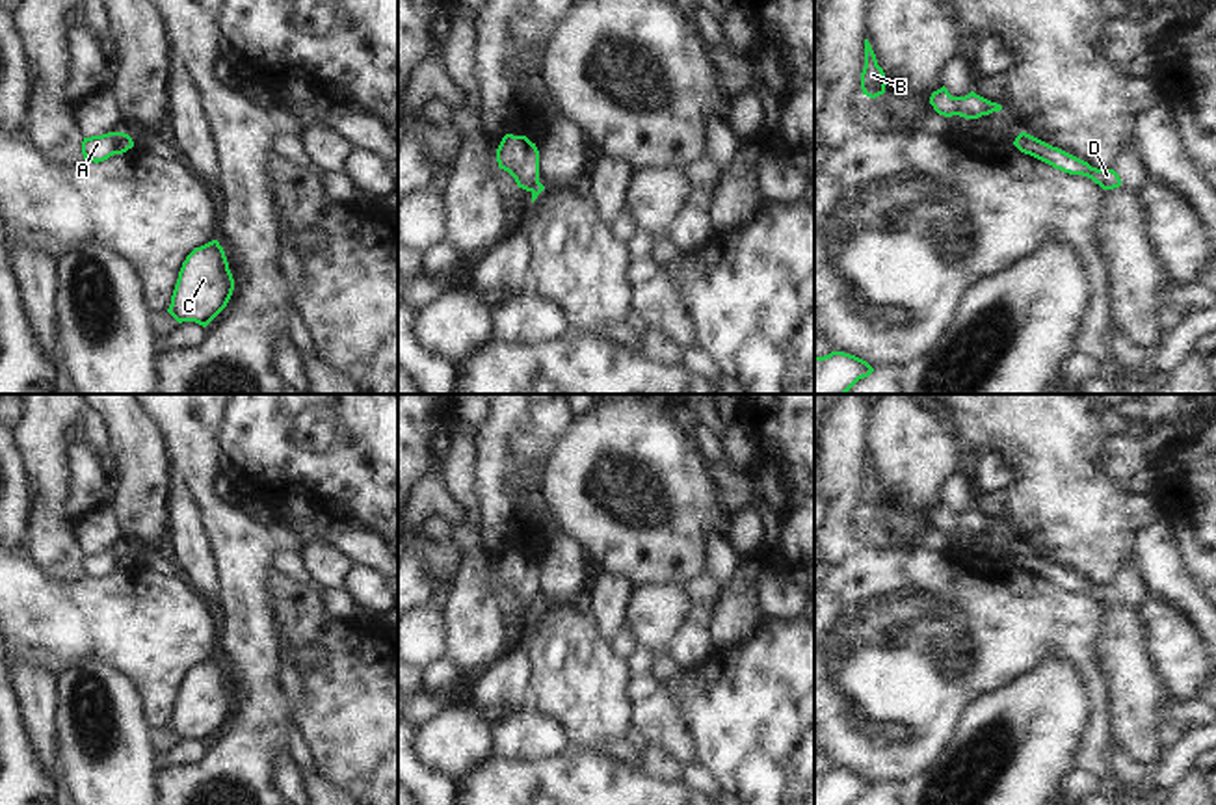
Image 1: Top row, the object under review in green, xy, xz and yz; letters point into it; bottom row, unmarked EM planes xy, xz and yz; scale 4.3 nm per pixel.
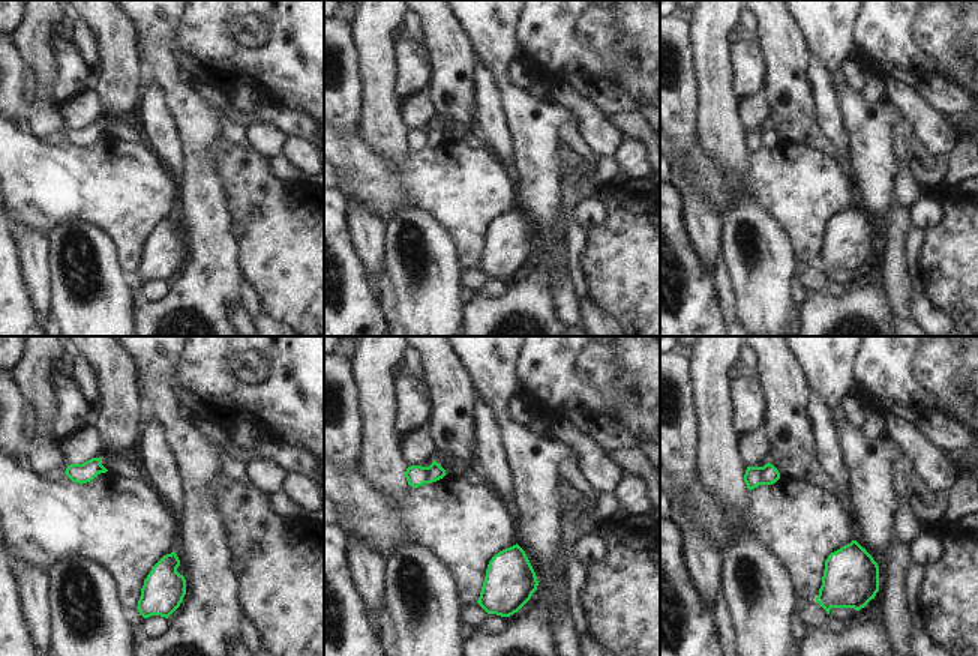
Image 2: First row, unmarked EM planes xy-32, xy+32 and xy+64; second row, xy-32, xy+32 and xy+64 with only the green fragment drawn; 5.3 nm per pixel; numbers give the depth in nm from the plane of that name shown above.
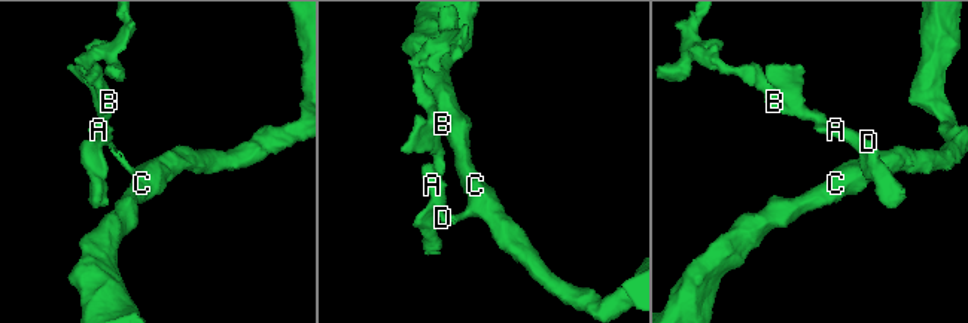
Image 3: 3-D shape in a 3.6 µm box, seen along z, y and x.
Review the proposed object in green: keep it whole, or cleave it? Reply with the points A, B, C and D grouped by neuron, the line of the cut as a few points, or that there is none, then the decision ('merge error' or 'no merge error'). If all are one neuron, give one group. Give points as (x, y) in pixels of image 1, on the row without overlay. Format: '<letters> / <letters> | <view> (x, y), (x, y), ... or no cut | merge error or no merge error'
A B / C D | xy (123, 549), (112, 569) | merge error

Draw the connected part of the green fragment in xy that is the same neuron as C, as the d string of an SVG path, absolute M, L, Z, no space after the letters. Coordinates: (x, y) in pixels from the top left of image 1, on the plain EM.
M212 656L195 664L178 688L167 729L178 738L206 744L229 719L234 695L223 664Z

